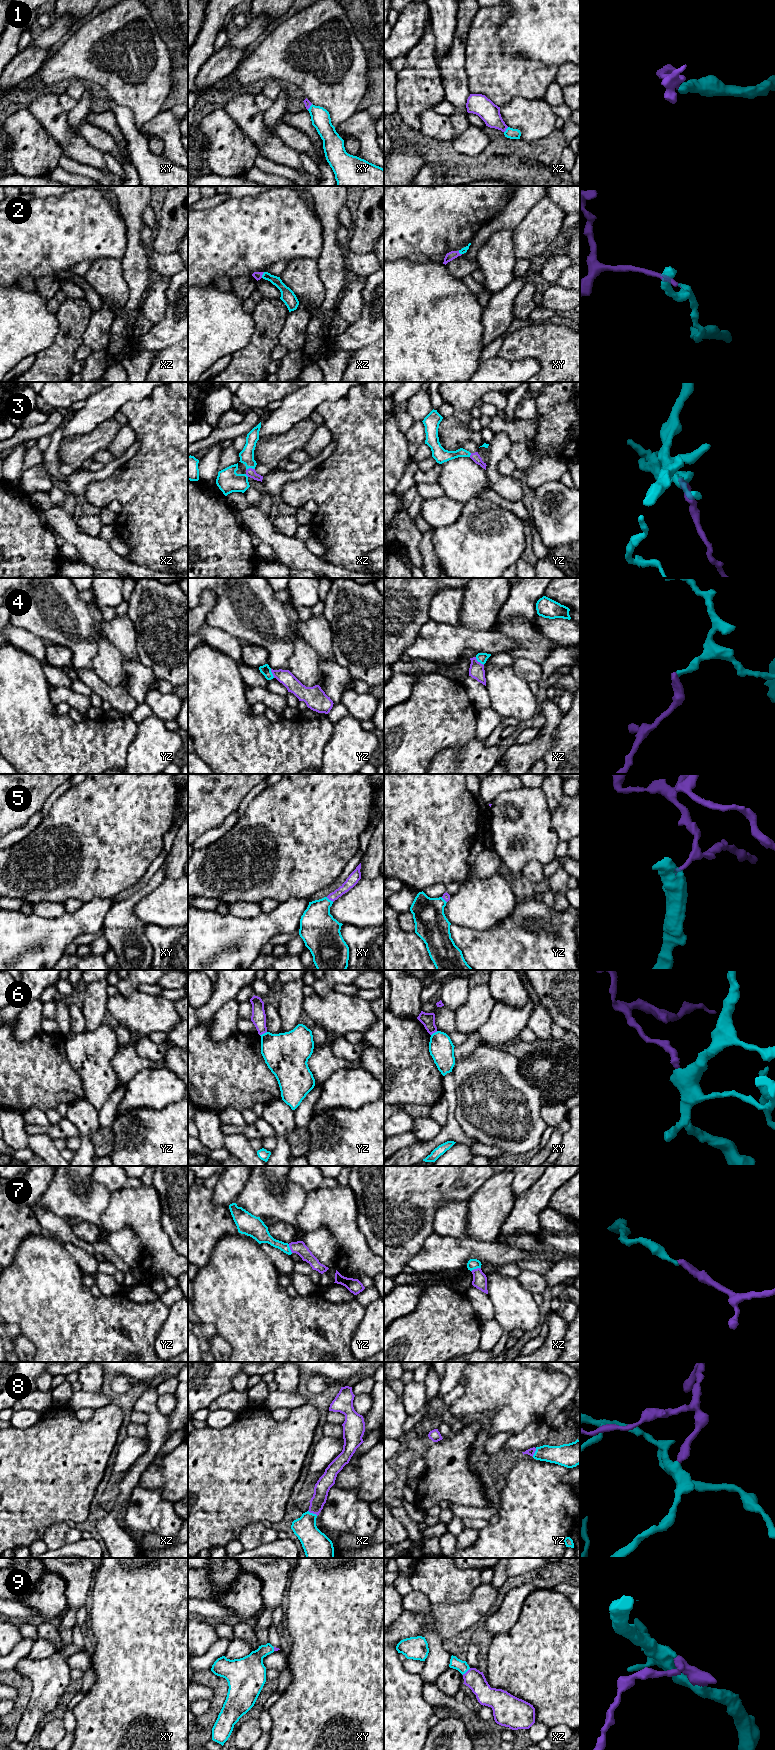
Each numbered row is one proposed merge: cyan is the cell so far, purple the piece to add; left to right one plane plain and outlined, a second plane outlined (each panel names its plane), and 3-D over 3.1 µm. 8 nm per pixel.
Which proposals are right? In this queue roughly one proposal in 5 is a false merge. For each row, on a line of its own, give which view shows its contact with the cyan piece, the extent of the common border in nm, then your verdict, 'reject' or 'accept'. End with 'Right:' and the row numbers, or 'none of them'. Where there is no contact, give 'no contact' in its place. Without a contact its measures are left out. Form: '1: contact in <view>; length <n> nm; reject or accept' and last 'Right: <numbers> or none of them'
1: contact in xz; length 60 nm; accept
2: contact in xz; length 50 nm; accept
3: contact in xz; length 70 nm; accept
4: contact in xz; length 100 nm; reject
5: contact in xy; length 70 nm; accept
6: contact in yz; length 70 nm; reject
7: contact in xz; length 90 nm; accept
8: contact in xz; length 90 nm; accept
9: contact in xz; length 90 nm; accept
Right: 1, 2, 3, 5, 7, 8, 9

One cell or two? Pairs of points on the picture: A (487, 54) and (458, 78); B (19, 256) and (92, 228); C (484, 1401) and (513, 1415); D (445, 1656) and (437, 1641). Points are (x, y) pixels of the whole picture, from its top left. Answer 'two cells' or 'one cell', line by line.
A: two cells
B: one cell
C: one cell
D: one cell

